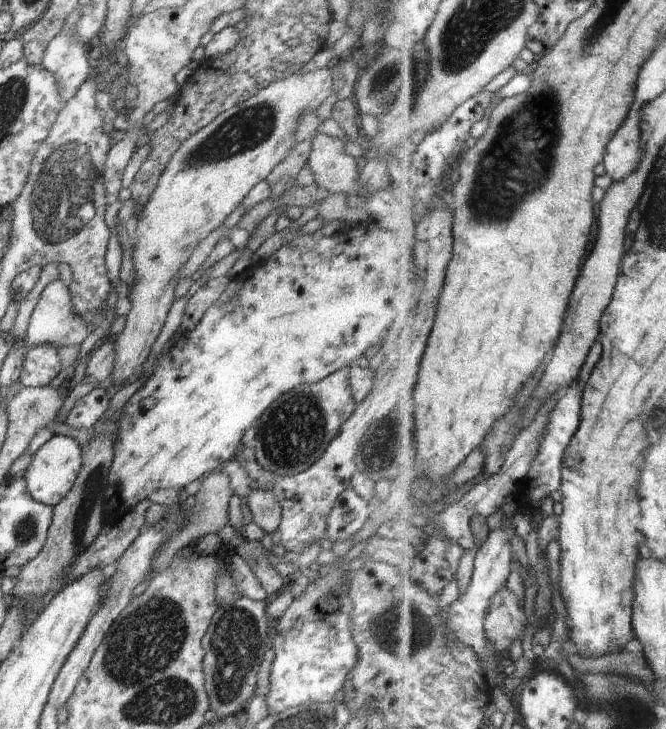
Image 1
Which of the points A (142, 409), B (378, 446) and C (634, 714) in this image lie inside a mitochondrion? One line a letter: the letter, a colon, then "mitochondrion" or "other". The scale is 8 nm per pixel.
A: other
B: mitochondrion
C: other

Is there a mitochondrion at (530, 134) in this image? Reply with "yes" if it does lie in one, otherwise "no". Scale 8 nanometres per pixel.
yes

